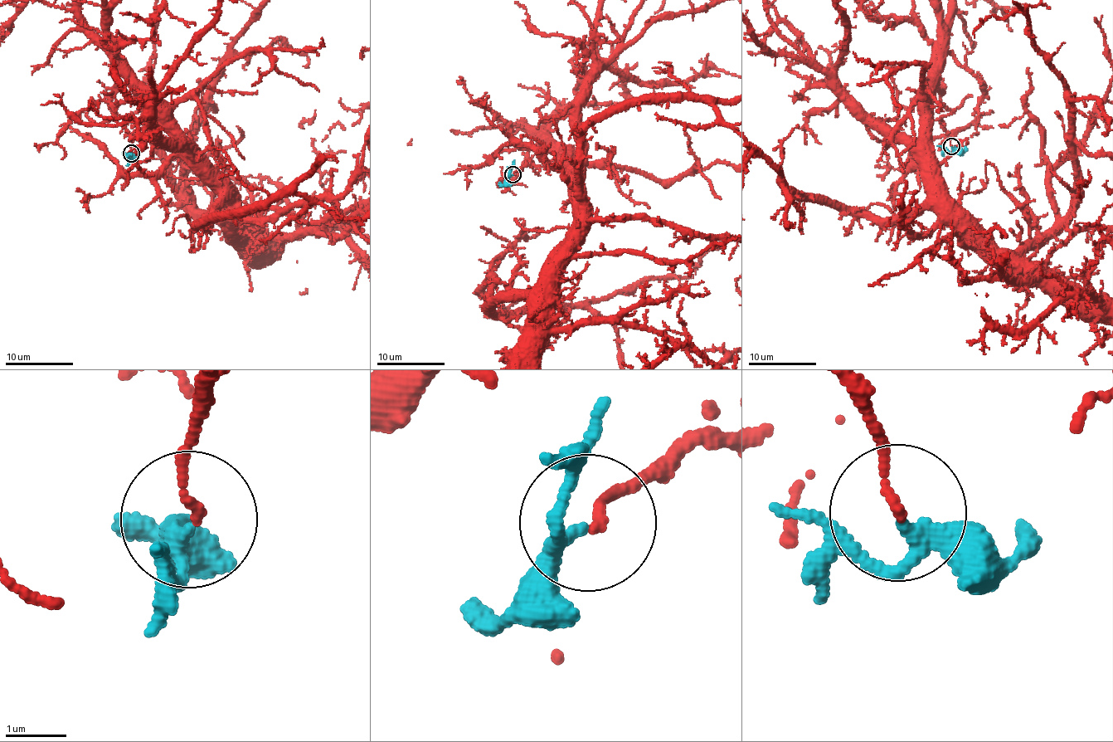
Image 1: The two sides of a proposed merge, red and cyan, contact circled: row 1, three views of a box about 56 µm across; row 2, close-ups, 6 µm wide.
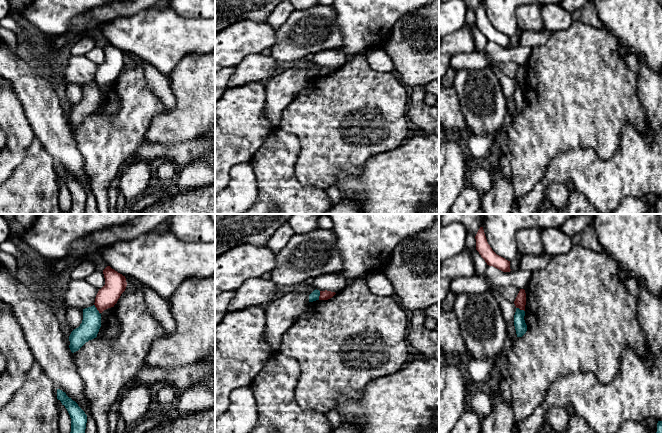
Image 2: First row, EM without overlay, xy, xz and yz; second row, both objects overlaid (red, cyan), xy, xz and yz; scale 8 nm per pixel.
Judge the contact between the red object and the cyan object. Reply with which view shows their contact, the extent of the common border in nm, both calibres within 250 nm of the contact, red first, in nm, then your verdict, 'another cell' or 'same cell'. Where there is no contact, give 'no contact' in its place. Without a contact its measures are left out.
meets red in xy; contact 90 nm long; 180 nm thick on the red side, 160 nm on the other; another cell

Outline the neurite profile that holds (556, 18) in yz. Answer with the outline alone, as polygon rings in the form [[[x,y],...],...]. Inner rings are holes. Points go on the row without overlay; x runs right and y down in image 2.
[[[545,4],[541,6],[544,28],[550,31],[565,31],[573,23],[572,13],[561,4]]]

